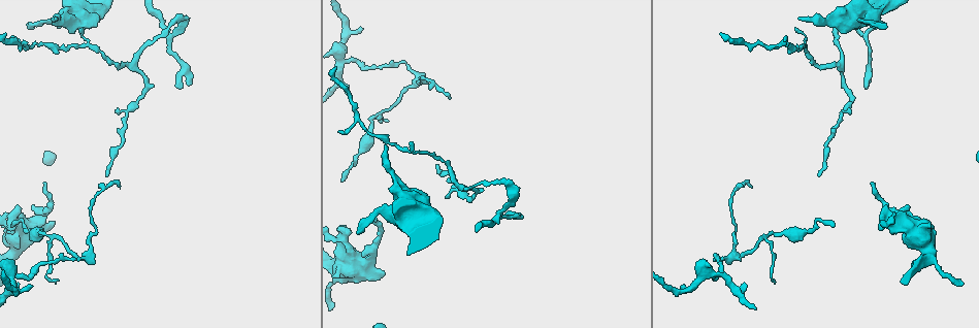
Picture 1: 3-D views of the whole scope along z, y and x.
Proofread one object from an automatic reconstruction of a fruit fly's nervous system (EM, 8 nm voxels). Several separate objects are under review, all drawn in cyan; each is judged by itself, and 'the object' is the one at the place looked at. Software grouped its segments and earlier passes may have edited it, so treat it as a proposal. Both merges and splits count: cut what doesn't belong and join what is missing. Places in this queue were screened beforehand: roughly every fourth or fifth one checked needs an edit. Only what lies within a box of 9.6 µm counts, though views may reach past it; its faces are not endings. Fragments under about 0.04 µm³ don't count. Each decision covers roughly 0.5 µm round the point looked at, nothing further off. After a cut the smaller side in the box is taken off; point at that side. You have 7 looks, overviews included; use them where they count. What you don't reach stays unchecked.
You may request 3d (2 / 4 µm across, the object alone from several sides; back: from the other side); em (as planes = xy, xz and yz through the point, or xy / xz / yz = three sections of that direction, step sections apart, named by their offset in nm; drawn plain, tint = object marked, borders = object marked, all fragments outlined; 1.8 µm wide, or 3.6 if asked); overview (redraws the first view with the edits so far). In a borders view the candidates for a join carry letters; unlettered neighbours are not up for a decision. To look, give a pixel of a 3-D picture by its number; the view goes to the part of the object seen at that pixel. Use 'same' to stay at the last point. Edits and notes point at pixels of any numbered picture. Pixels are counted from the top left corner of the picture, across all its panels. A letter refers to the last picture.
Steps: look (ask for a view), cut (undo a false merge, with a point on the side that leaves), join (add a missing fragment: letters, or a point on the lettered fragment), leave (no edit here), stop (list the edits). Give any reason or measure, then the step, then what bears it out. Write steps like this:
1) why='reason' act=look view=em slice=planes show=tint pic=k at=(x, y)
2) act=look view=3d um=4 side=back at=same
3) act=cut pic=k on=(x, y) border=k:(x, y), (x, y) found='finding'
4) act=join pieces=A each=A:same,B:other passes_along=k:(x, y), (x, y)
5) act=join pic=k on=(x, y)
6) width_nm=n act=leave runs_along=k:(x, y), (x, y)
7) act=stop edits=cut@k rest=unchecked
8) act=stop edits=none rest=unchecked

why='free end' act=look view=em slice=planes show=tint pic=1 at=(426, 202)

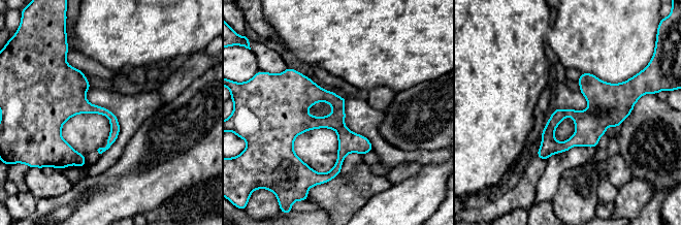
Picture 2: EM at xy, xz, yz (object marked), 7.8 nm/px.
act=look view=em slice=planes show=borders at=same

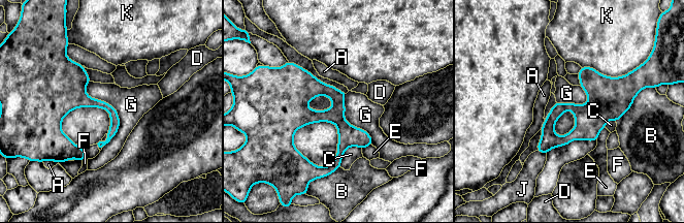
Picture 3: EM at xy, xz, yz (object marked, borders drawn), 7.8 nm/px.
act=leave each=A:other,B:other,C:other,D:other,E:other,F:other,G:other,J:other,K:other runs_along=3:(277, 102), (333, 116), (369, 142) found='no lettered fragment goes on from it'

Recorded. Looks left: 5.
why='free end' act=look view=em slice=planes show=borders pic=1 at=(832, 226)

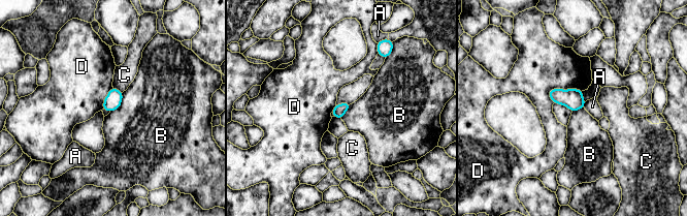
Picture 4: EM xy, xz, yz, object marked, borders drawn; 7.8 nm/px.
act=leave each=A:other,B:other,C:other,D:other border=4:(123, 92), (121, 104), (110, 112) found='no lettered fragment goes on from it'

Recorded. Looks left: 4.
why='thick end' act=look view=em slice=yz step=16 show=tint pic=1 at=(382, 271)

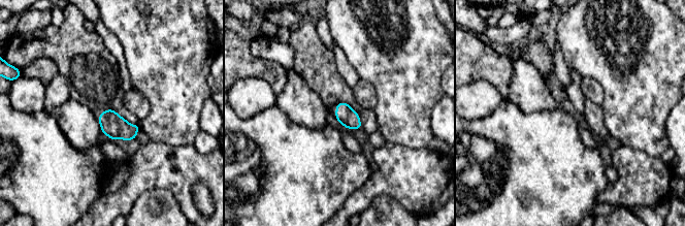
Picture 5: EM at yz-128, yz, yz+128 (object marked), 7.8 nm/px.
act=look view=em slice=xy step=4 show=borders at=same

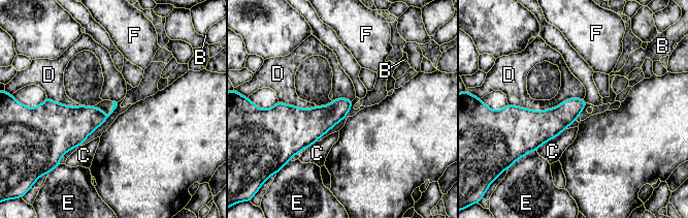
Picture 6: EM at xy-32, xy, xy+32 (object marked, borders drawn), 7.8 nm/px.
act=leave each=B:other,C:other,D:other,E:other,F:other border=6:(583, 97), (541, 111), (509, 104) found='none of them fits'

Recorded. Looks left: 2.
act=stop edits=none rest=unchecked

